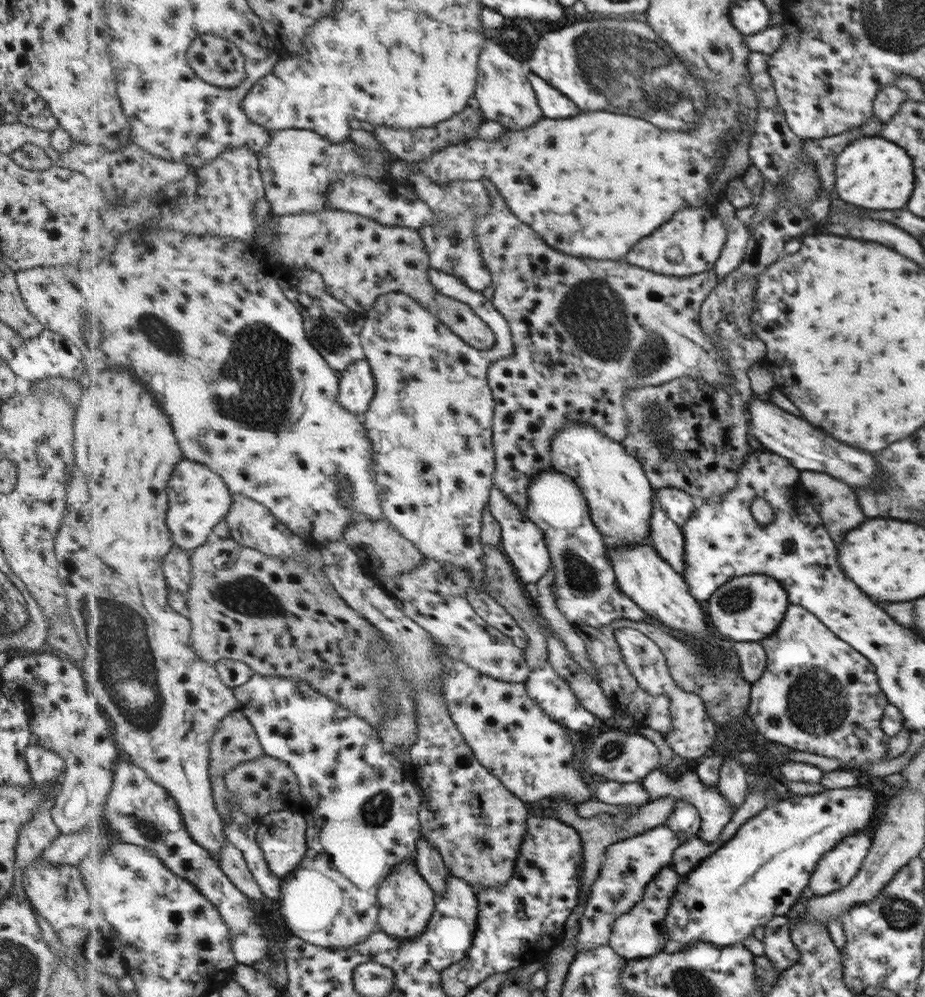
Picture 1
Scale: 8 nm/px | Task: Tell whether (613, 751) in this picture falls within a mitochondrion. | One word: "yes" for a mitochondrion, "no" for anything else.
yes

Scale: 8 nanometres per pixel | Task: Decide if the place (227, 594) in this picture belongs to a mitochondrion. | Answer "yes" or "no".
yes

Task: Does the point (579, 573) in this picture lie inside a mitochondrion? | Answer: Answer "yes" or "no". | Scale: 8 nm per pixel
yes

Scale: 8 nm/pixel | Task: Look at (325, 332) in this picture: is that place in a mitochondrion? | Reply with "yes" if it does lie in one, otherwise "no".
yes

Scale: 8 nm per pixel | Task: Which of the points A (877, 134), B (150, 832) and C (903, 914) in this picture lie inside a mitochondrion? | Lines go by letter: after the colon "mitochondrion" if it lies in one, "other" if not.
A: other
B: mitochondrion
C: mitochondrion

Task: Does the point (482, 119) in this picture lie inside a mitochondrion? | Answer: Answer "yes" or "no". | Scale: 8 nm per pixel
no

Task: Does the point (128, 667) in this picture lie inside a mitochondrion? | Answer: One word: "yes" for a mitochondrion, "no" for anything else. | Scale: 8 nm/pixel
yes

